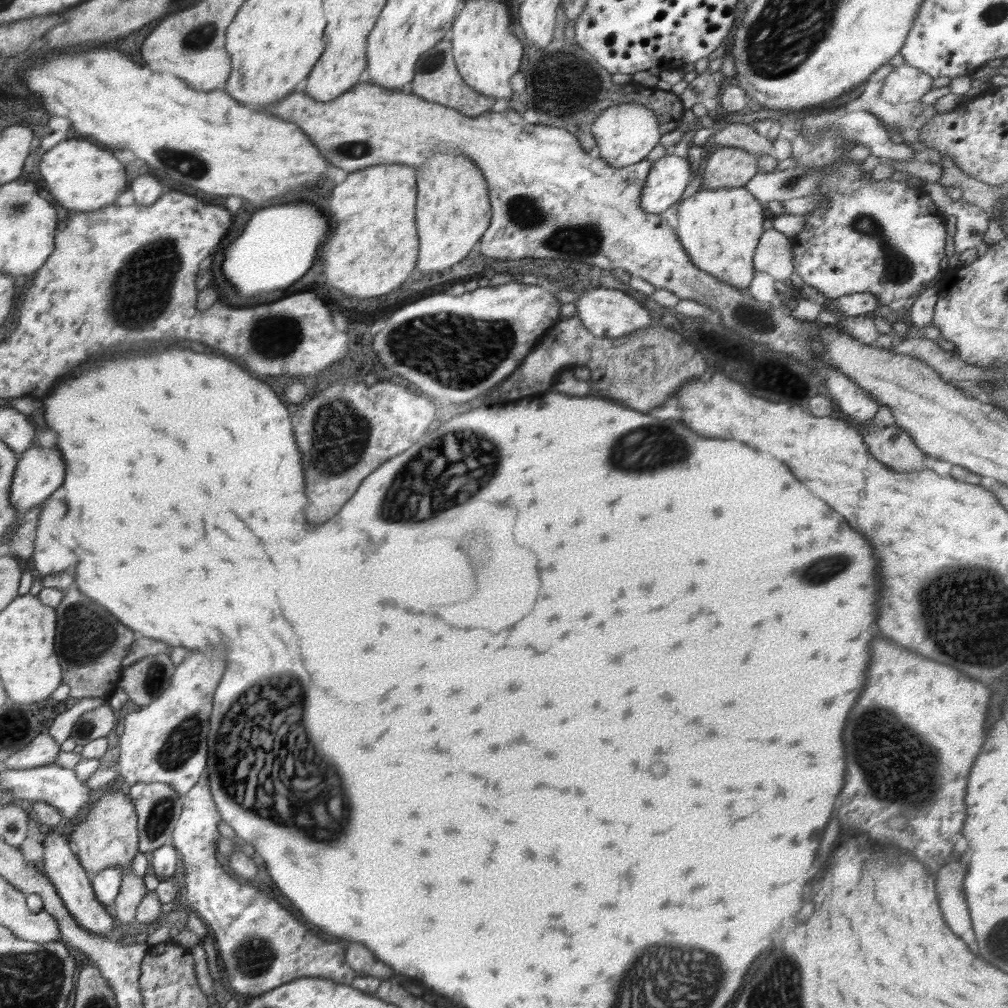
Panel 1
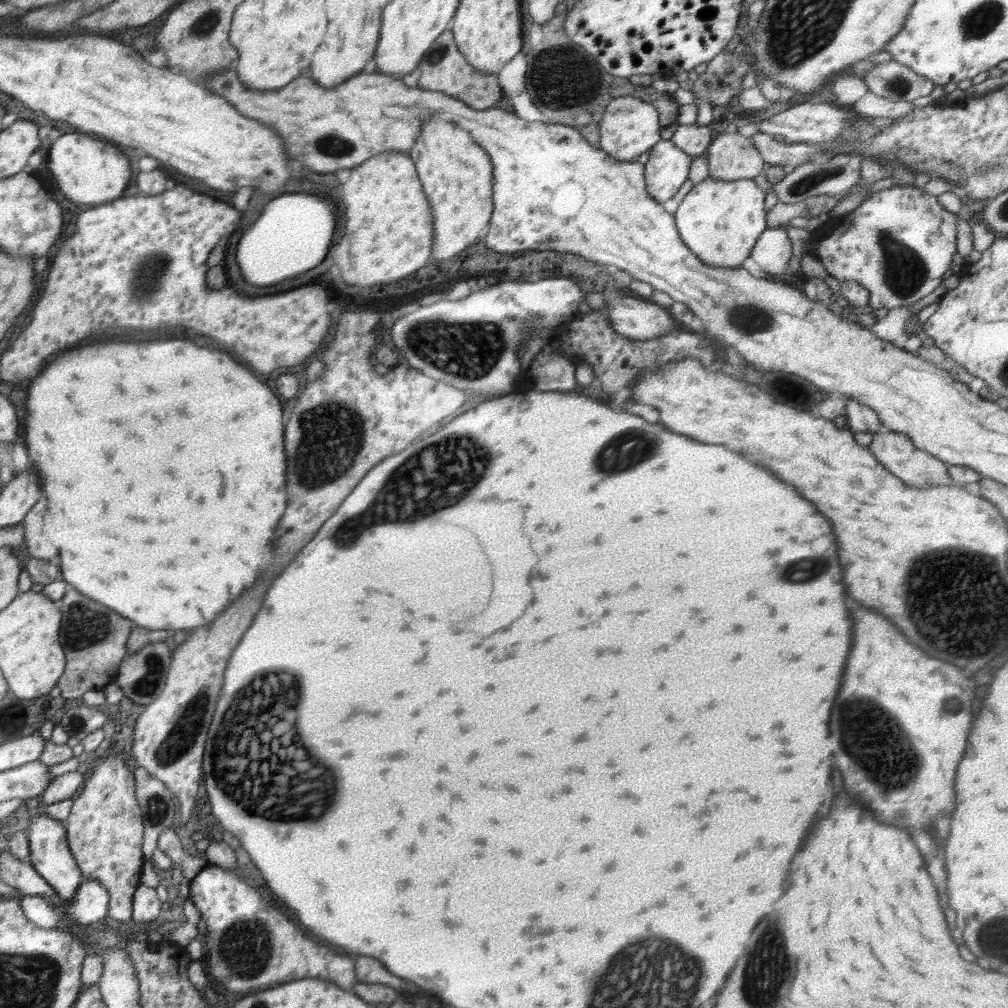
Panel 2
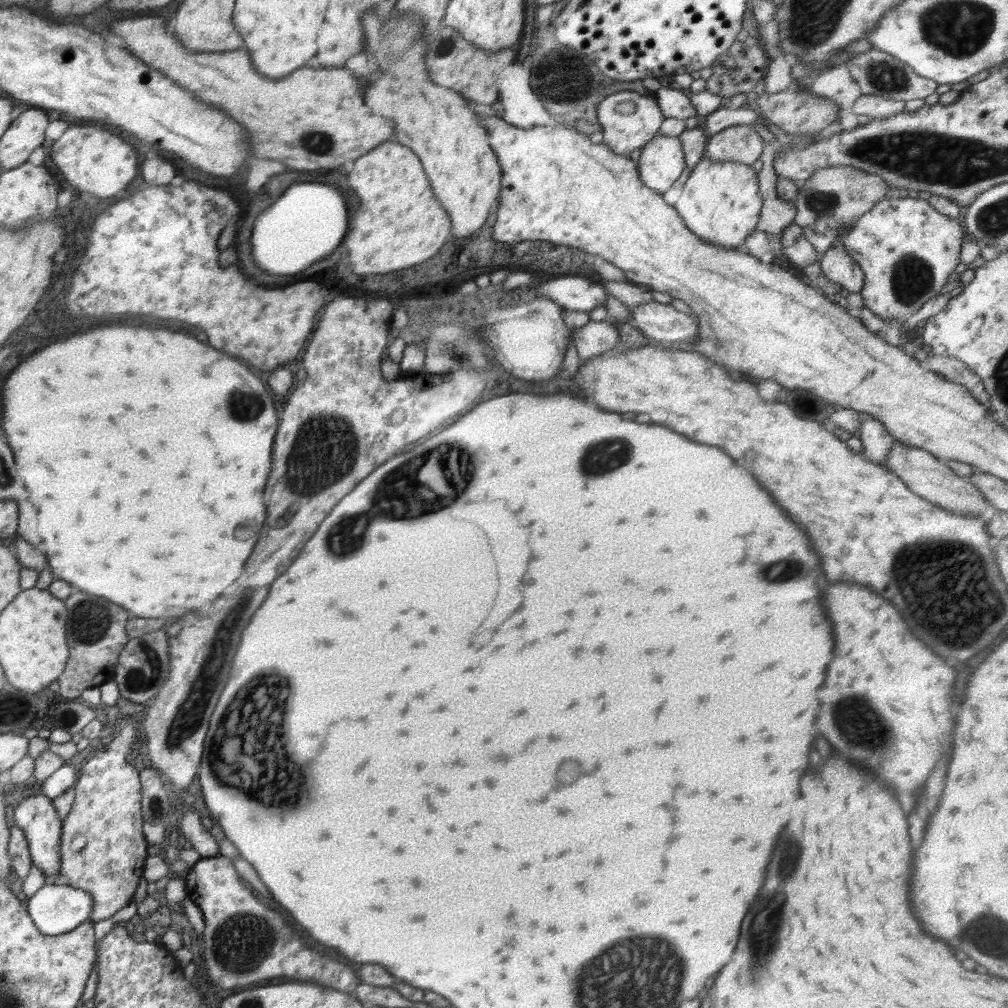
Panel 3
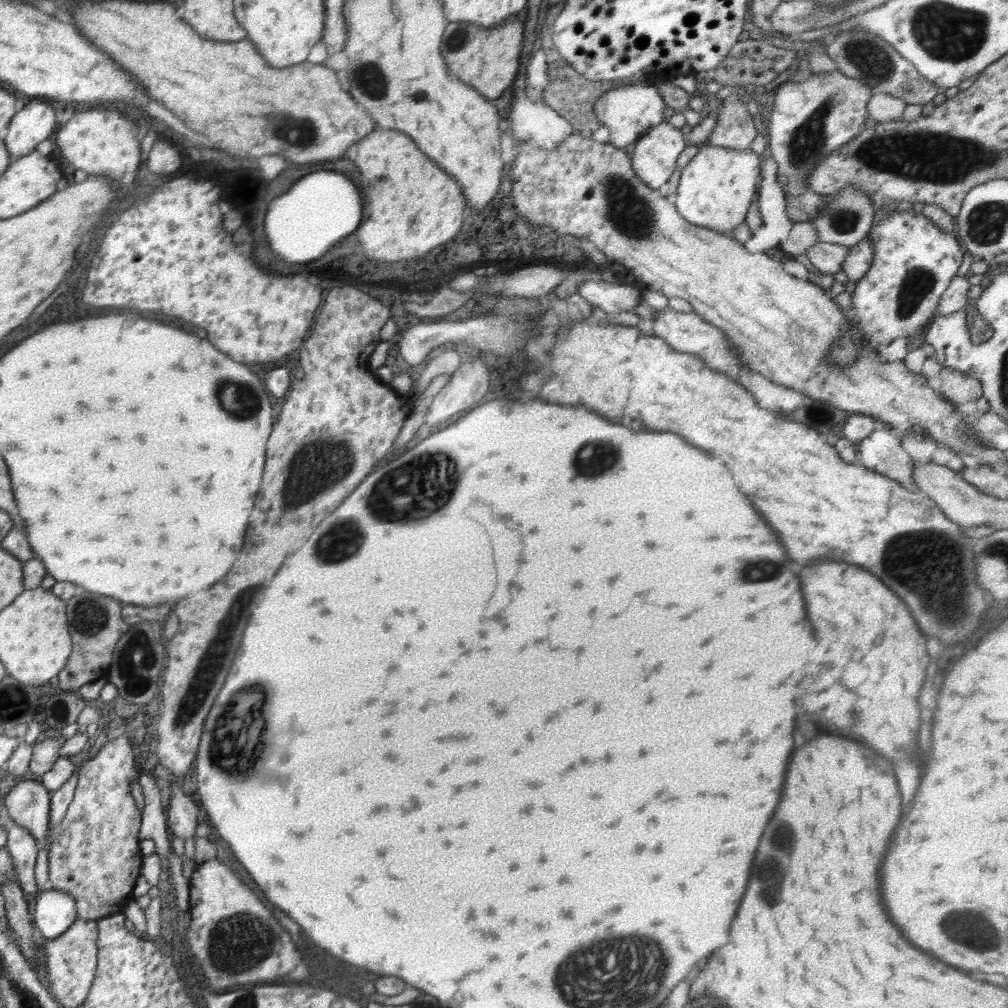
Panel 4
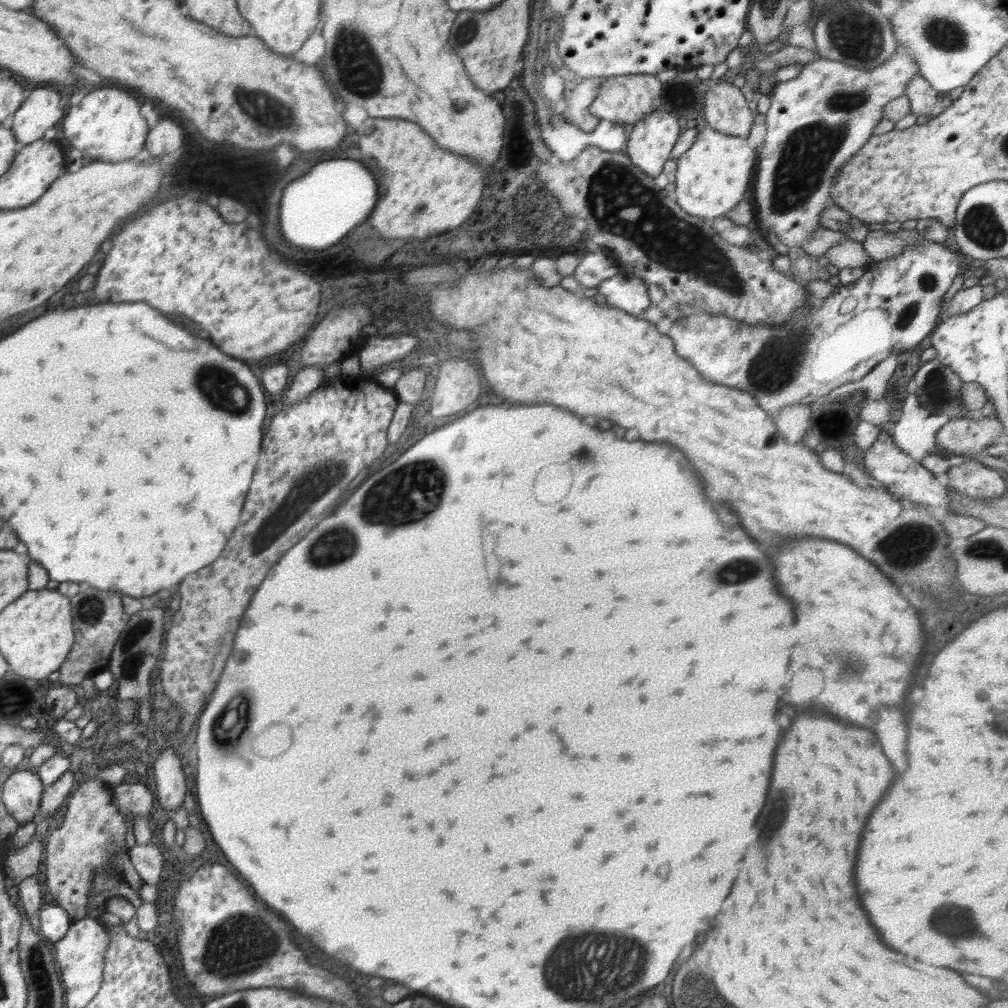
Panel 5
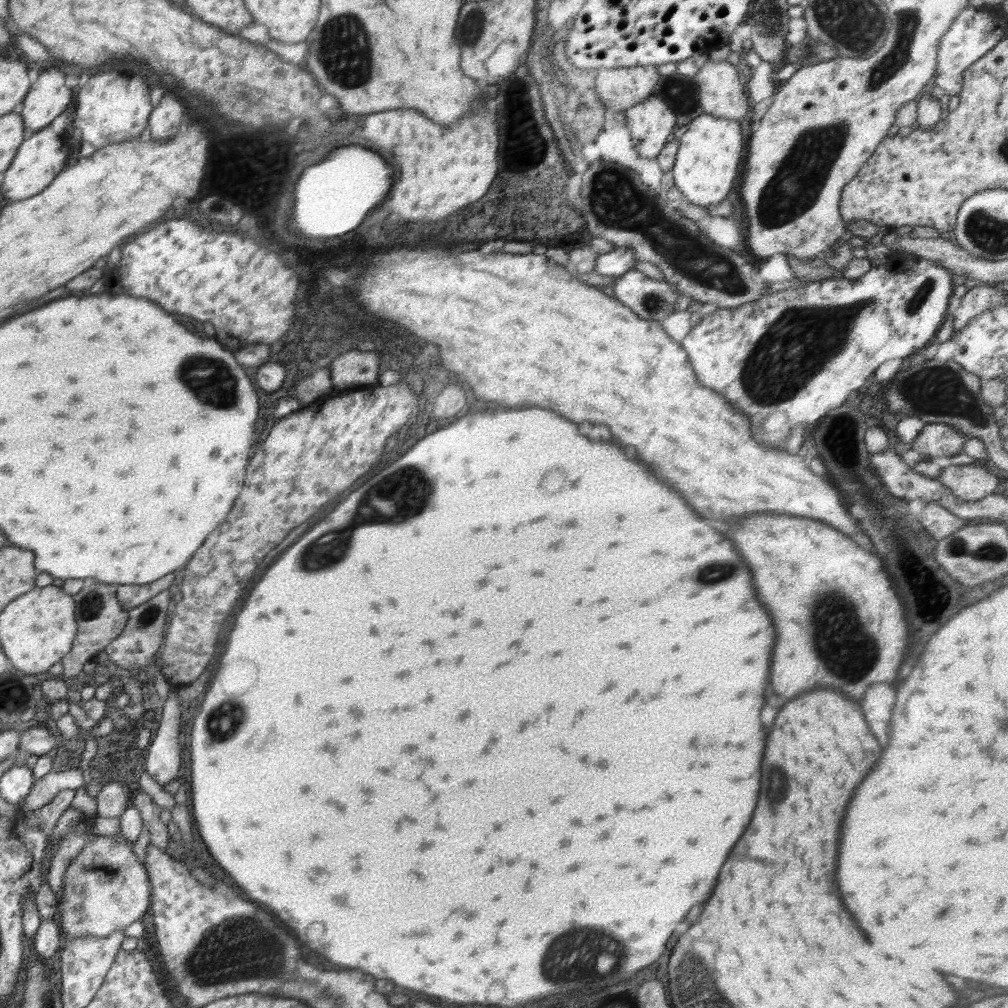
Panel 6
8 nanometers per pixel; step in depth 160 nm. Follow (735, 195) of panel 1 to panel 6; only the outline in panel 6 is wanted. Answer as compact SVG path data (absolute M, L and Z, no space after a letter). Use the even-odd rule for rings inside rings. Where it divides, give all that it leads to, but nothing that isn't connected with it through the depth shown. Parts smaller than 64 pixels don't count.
M702 113L692 119L678 134L678 147L674 166L674 186L682 192L686 201L700 207L718 204L732 190L739 175L742 160L742 128L734 119L723 119Z

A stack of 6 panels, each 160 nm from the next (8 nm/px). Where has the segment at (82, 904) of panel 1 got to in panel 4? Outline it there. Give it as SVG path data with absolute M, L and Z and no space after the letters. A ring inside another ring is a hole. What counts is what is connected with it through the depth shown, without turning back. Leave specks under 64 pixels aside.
M17 779L4 800L9 817L27 828L35 838L50 840L52 792L42 783L31 779Z

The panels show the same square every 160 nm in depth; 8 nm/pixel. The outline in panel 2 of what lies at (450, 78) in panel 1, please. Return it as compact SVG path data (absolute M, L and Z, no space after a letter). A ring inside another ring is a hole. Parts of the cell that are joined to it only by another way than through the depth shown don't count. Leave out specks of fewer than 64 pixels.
M446 29L430 46L418 63L422 73L418 79L418 87L427 91L438 91L461 100L476 110L486 110L494 107L504 98L499 87L497 75L476 70L464 60L458 52L450 29Z

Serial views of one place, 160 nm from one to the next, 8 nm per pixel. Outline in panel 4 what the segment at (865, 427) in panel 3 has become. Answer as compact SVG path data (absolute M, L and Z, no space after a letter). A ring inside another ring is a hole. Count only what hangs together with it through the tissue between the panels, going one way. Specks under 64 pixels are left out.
M890 430L873 431L857 443L858 462L866 469L897 480L902 487L915 490L911 456L902 448Z

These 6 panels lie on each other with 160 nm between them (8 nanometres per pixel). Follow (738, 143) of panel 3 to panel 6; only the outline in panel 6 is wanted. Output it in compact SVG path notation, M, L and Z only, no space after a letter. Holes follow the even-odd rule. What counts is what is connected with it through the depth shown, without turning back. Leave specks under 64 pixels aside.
M705 59L693 80L698 84L704 113L740 122L749 111L749 98L739 68L730 62Z

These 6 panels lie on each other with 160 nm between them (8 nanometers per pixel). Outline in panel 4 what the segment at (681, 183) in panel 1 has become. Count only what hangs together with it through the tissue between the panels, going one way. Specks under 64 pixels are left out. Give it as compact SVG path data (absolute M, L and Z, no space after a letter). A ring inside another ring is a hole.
M664 120L635 142L631 157L634 172L650 188L661 187L672 176L678 157L687 144L681 130Z

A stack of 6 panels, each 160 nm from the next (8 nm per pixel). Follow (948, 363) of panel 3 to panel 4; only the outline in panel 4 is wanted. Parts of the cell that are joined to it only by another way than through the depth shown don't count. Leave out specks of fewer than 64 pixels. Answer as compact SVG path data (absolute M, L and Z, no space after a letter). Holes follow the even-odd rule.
M944 366L939 372L938 379L942 382L943 396L959 406L971 407L972 403L982 397L981 382L974 375Z

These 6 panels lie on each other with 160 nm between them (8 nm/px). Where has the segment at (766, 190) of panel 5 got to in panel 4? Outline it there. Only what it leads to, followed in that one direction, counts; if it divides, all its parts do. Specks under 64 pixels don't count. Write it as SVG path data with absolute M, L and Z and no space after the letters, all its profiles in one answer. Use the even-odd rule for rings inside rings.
M829 71L824 74L807 74L800 82L781 81L777 83L772 113L769 118L768 136L770 137L766 149L770 150L770 157L778 165L777 176L783 176L787 183L783 186L786 196L798 196L809 190L807 178L809 174L827 156L838 150L843 144L858 137L858 133L865 128L869 116L868 101L877 91L860 79L850 78L838 71Z

